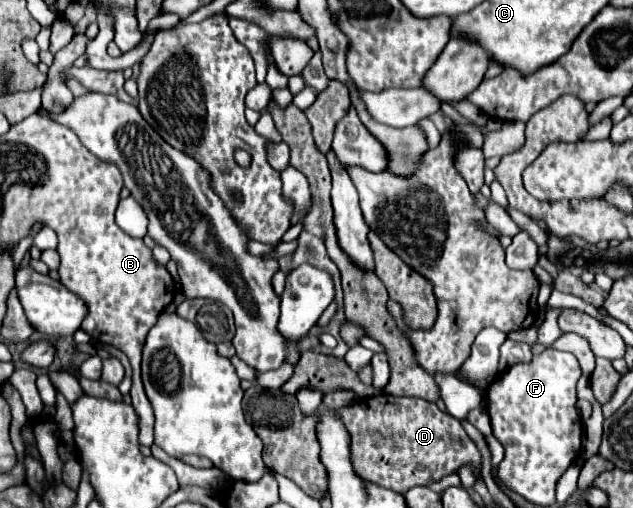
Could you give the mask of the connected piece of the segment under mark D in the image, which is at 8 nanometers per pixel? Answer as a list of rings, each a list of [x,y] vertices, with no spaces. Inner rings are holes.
[[[379,394],[367,400],[357,400],[355,404],[343,410],[341,418],[351,434],[353,468],[367,482],[375,482],[395,492],[407,492],[413,486],[425,486],[431,482],[439,482],[449,474],[457,474],[457,470],[465,464],[471,464],[475,468],[475,480],[481,480],[481,452],[465,434],[461,422],[439,410],[439,406],[433,402],[427,402],[423,398],[395,398]]]

